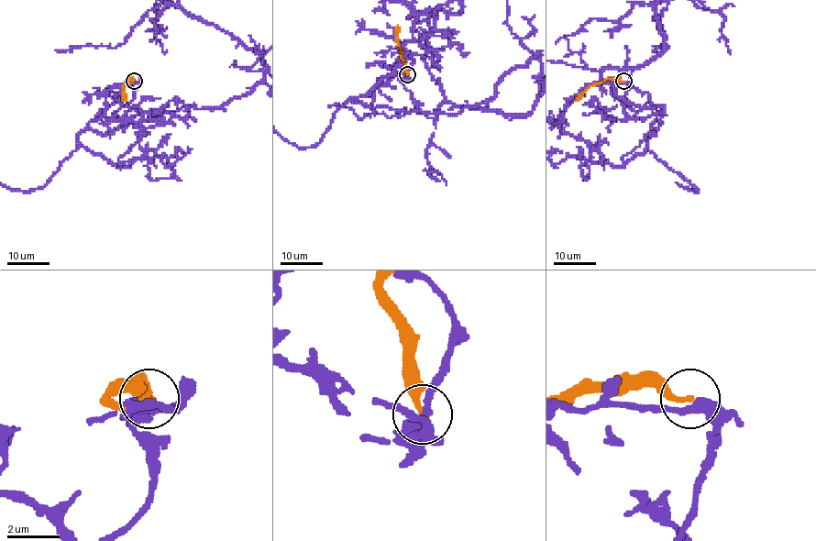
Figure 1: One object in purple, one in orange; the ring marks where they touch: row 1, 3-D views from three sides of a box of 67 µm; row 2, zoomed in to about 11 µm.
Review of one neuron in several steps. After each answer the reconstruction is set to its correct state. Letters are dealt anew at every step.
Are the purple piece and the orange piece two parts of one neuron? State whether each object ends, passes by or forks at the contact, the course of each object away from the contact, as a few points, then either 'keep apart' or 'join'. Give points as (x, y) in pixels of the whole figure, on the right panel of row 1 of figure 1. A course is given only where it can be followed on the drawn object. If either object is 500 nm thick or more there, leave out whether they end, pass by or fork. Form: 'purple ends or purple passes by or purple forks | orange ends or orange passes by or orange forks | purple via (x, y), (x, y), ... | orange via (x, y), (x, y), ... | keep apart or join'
purple passes by | orange ends | purple via (624, 82), (625, 114), (656, 133), (663, 107), (601, 79), (664, 49), (664, 0), (655, 50) | orange via (624, 81), (609, 79), (597, 82), (575, 101) | keep apart

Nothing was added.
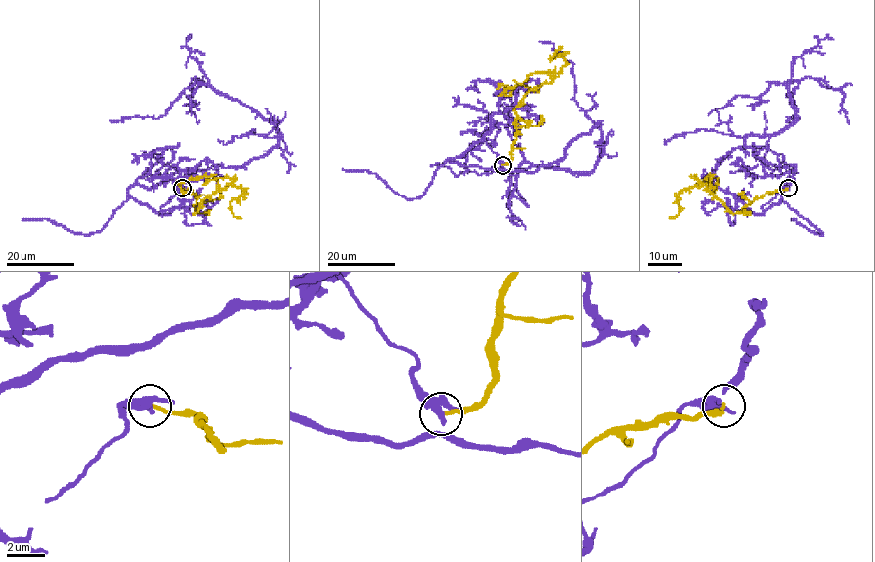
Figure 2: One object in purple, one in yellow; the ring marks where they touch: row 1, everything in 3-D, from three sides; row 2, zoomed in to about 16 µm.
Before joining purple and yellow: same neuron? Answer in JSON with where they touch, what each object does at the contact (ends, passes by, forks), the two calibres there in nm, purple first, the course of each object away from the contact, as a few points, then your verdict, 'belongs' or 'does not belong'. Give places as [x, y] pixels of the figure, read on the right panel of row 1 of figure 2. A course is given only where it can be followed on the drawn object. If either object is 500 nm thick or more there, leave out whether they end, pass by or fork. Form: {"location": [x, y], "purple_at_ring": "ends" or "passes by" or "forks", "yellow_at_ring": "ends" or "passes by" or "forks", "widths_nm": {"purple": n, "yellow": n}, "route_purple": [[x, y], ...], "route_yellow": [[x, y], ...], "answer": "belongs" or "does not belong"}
{"location": [788, 188], "purple_at_ring": "passes by", "yellow_at_ring": "ends", "widths_nm": {"purple": 340, "yellow": 200}, "route_purple": [[788, 189], [762, 209], [795, 166], [745, 144], [796, 119], [796, 80], [788, 120]], "route_yellow": [[788, 189], [767, 192], [740, 213], [733, 214], [706, 185], [689, 187], [679, 194], [678, 214], [669, 218]], "answer": "does not belong"}

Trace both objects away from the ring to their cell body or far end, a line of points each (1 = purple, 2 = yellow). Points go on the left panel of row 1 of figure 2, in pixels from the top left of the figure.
1: (182, 189), (159, 211), (128, 194), (244, 165), (278, 144), (277, 127), (198, 80), (158, 118), (109, 120)
2: (182, 189), (196, 196), (194, 214), (209, 195), (241, 187), (230, 202), (240, 218)

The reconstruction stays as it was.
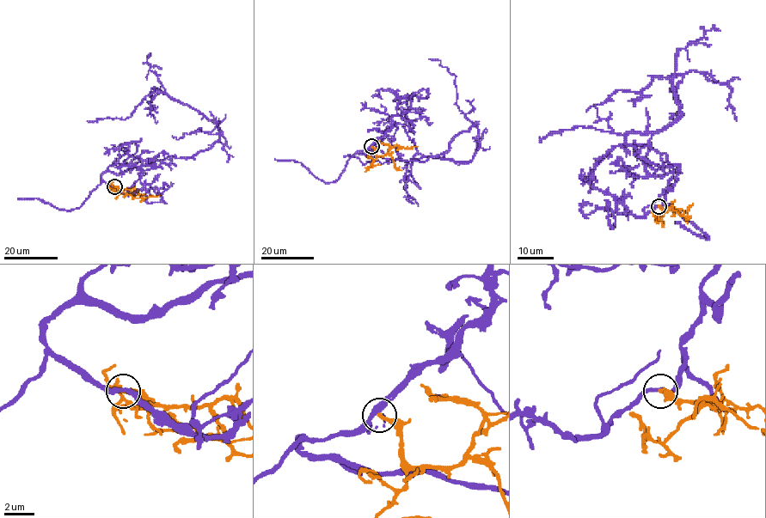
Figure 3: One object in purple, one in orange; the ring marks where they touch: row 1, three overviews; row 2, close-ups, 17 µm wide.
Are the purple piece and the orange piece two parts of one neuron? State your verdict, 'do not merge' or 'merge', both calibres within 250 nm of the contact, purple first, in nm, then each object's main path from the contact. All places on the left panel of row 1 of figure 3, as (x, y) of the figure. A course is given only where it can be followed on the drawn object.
do not merge; calibres 320 and 300 nm; course purple (114, 187), (101, 175), (193, 156), (222, 132), (213, 121), (157, 89), (125, 119), (86, 121); course orange (114, 187), (129, 190), (137, 198), (162, 195)

